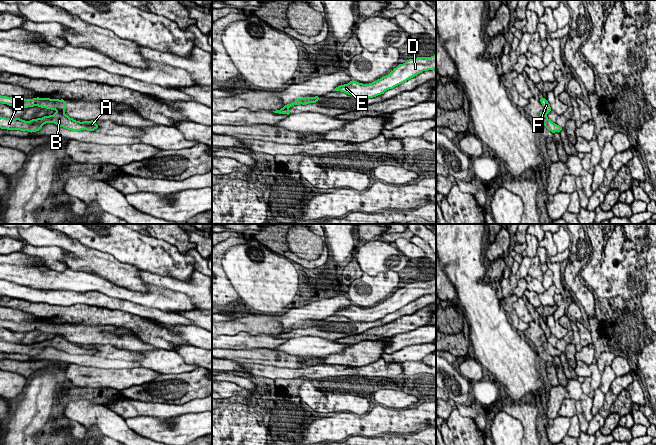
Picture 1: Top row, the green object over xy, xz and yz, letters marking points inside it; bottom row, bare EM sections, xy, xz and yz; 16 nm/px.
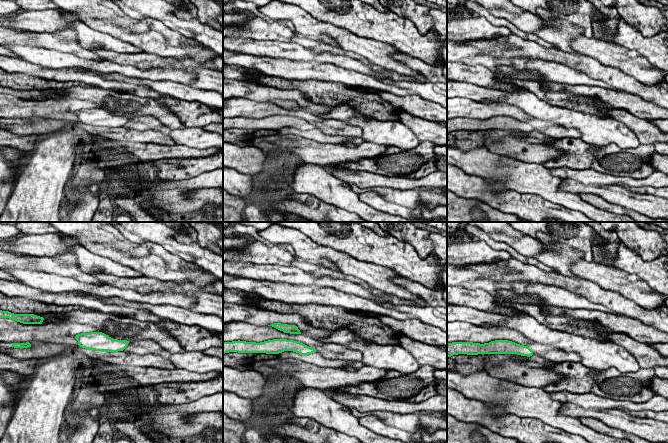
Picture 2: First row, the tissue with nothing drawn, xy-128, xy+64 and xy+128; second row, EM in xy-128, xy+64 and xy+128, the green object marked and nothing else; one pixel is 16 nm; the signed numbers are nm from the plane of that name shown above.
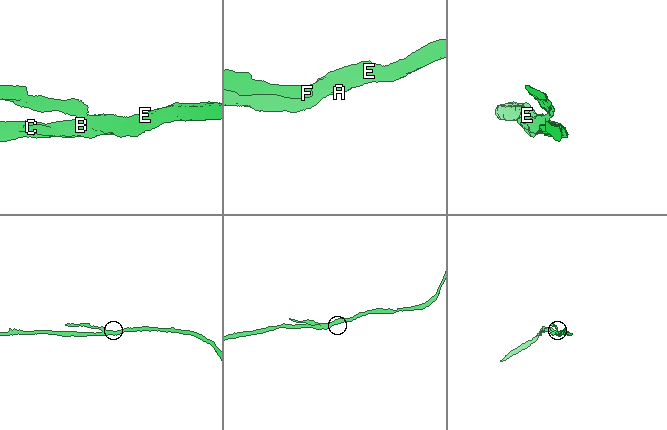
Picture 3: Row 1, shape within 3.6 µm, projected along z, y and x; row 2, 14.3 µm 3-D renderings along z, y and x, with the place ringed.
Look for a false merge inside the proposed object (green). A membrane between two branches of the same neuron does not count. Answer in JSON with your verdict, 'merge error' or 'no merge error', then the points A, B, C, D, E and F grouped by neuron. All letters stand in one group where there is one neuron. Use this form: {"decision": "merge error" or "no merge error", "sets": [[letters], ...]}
{"decision": "merge error", "sets": [["A", "B", "C", "D", "E"], ["F"]]}

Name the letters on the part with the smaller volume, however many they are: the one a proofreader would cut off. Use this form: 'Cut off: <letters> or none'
Cut off: F

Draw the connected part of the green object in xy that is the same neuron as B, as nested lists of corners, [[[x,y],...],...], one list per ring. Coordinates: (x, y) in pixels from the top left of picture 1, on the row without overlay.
[[[55,336],[53,339],[44,340],[42,342],[25,345],[20,342],[6,342],[0,341],[0,352],[7,354],[20,354],[28,356],[39,355],[46,347],[54,347],[59,351],[63,351],[72,355],[94,355],[98,352],[96,345],[76,345],[62,336]]]

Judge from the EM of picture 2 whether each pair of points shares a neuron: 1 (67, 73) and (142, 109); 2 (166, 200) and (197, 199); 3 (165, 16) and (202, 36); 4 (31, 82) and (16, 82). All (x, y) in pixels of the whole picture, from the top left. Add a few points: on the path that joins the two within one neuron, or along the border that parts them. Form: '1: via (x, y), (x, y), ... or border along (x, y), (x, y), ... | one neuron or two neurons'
1: border along (95, 86), (101, 89), (113, 89), (117, 92) | two neurons
2: via (174, 200), (189, 200) | one neuron
3: via (174, 23), (188, 29), (193, 29) | one neuron
4: via (27, 82), (20, 82) | one neuron

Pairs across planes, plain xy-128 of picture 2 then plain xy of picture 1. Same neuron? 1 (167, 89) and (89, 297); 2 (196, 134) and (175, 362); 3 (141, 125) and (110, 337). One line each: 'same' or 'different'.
1: same
2: same
3: different

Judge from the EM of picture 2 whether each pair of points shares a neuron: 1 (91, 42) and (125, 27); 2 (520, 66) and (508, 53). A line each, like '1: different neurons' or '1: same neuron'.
1: different neurons
2: different neurons

